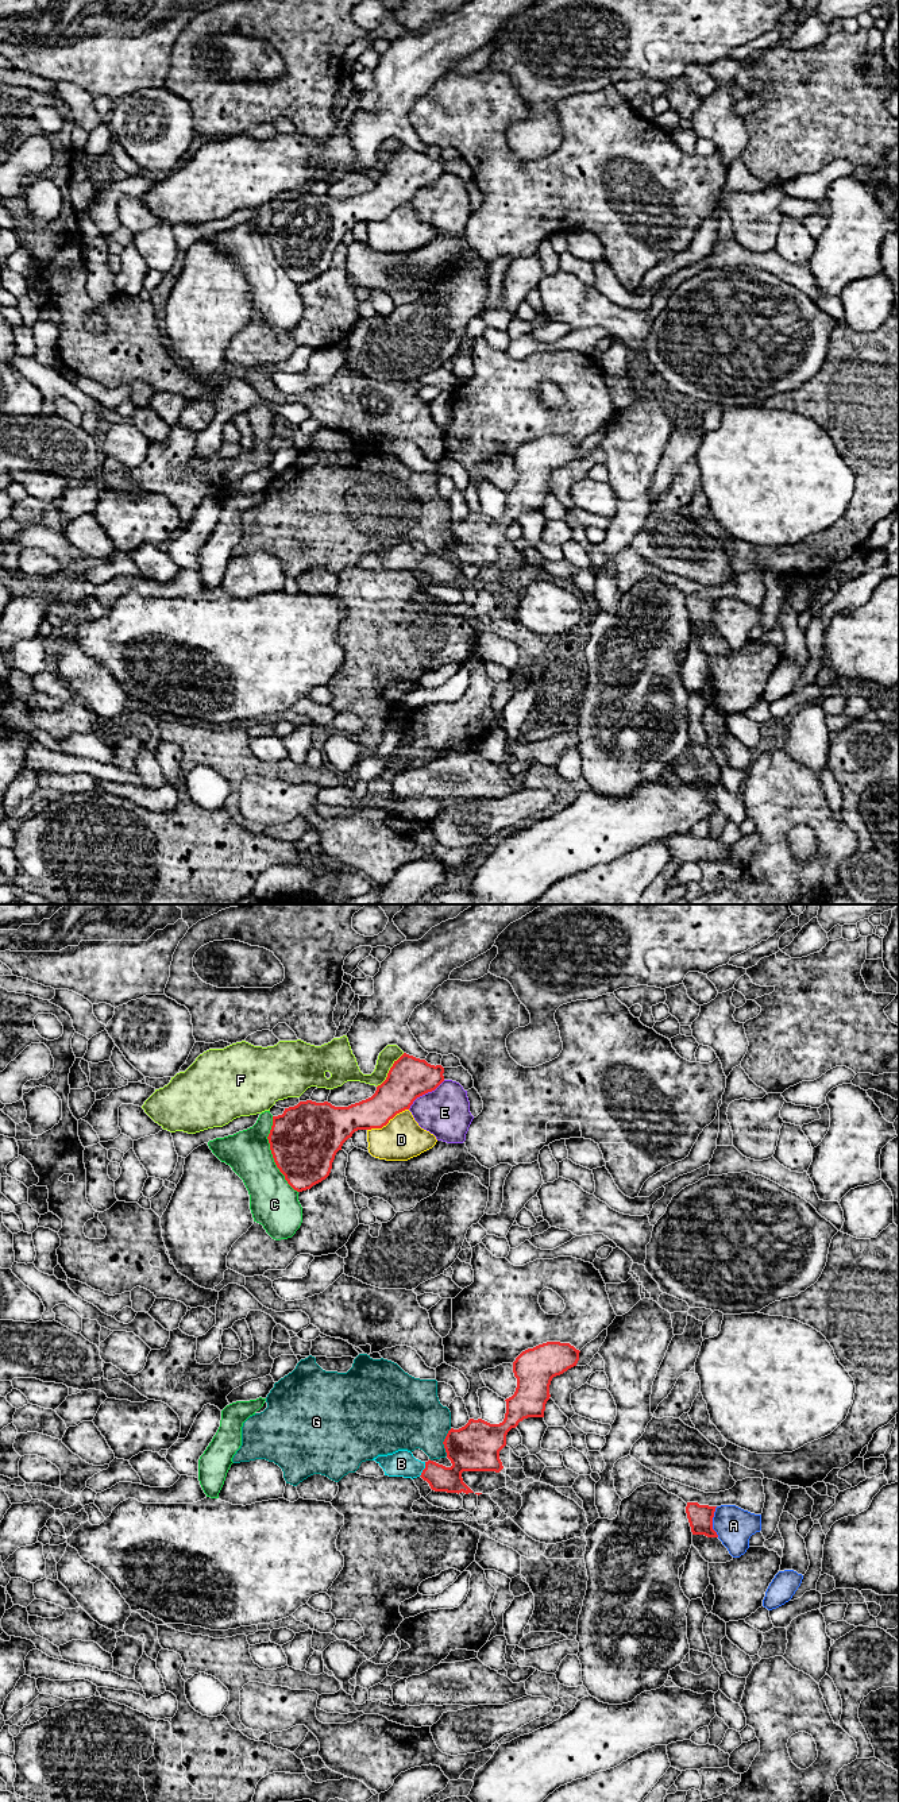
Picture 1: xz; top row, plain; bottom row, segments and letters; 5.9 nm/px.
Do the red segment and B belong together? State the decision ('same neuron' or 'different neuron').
same neuron

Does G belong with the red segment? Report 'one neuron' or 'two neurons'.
two neurons

